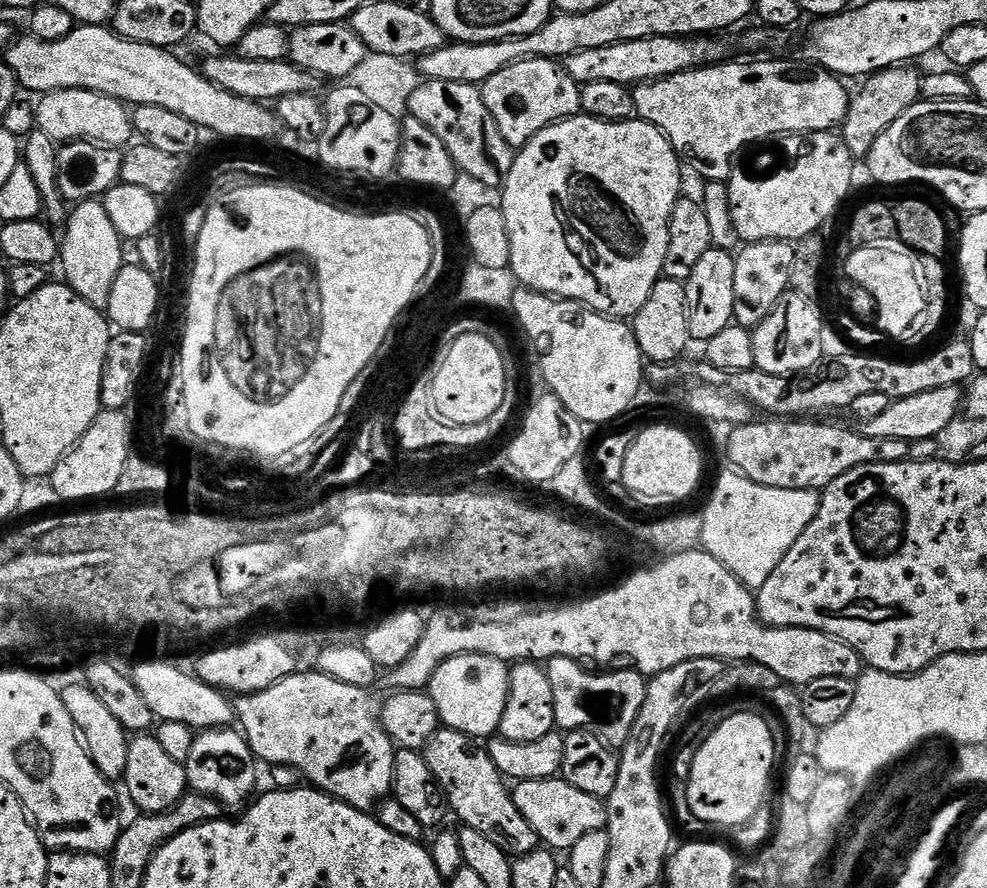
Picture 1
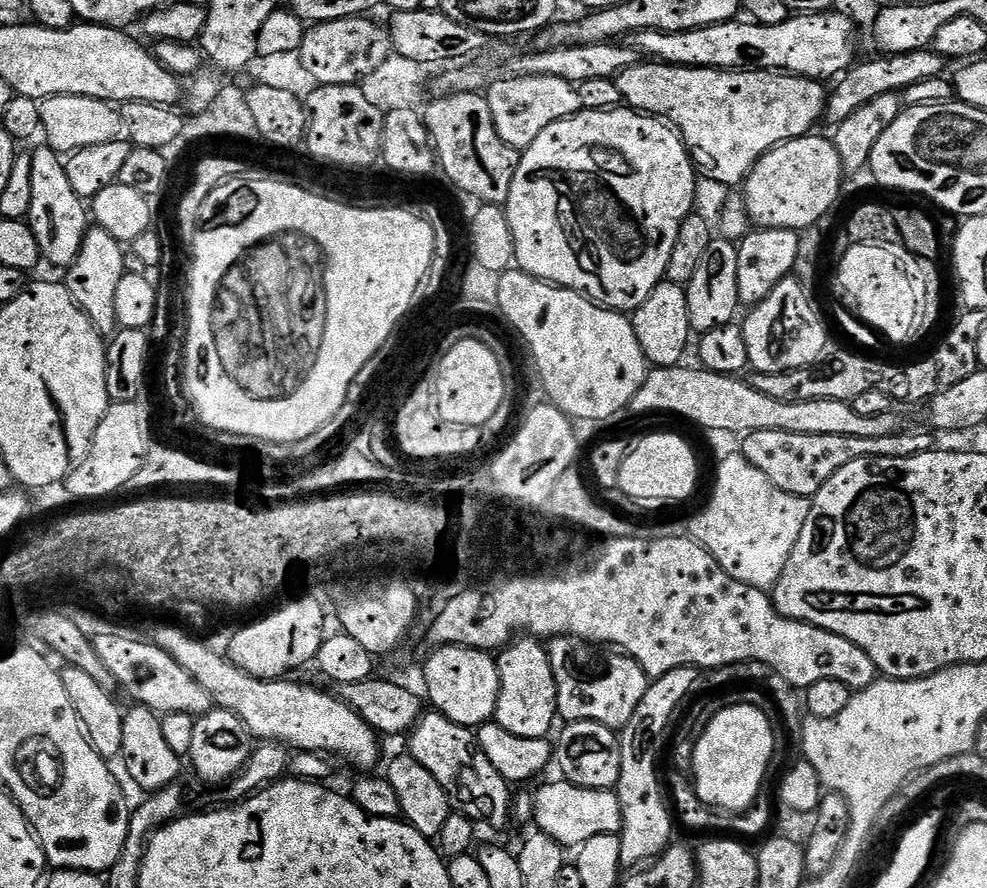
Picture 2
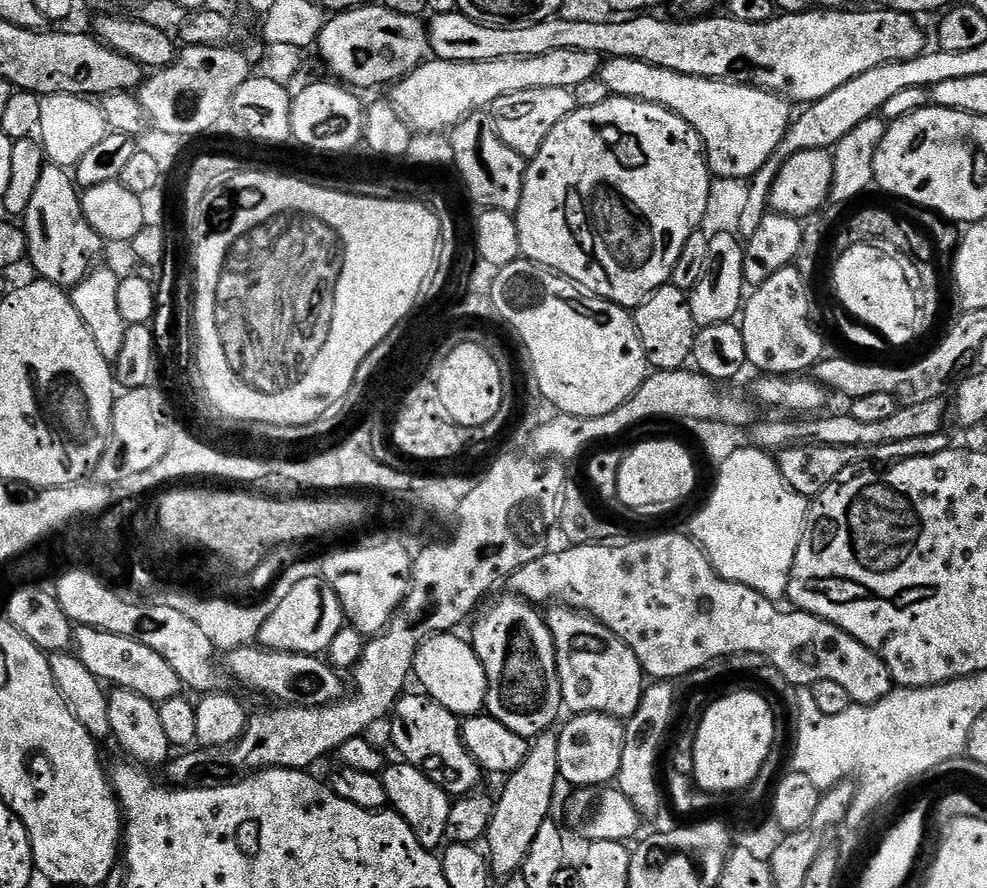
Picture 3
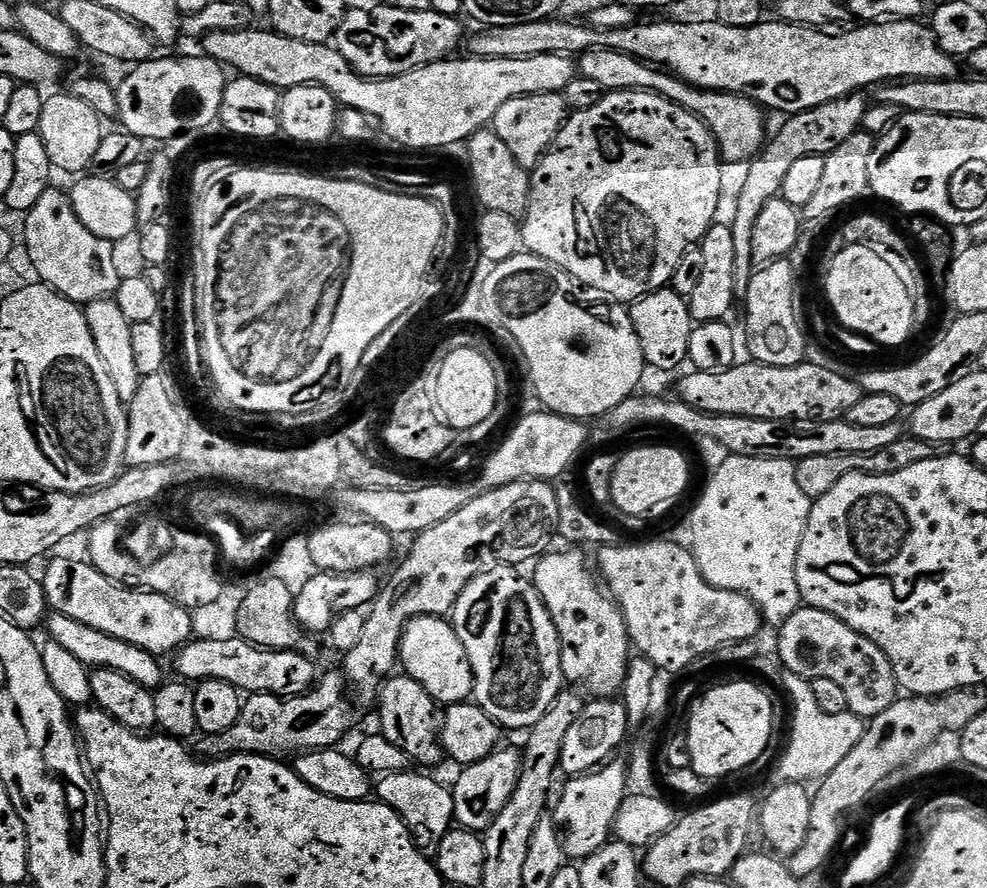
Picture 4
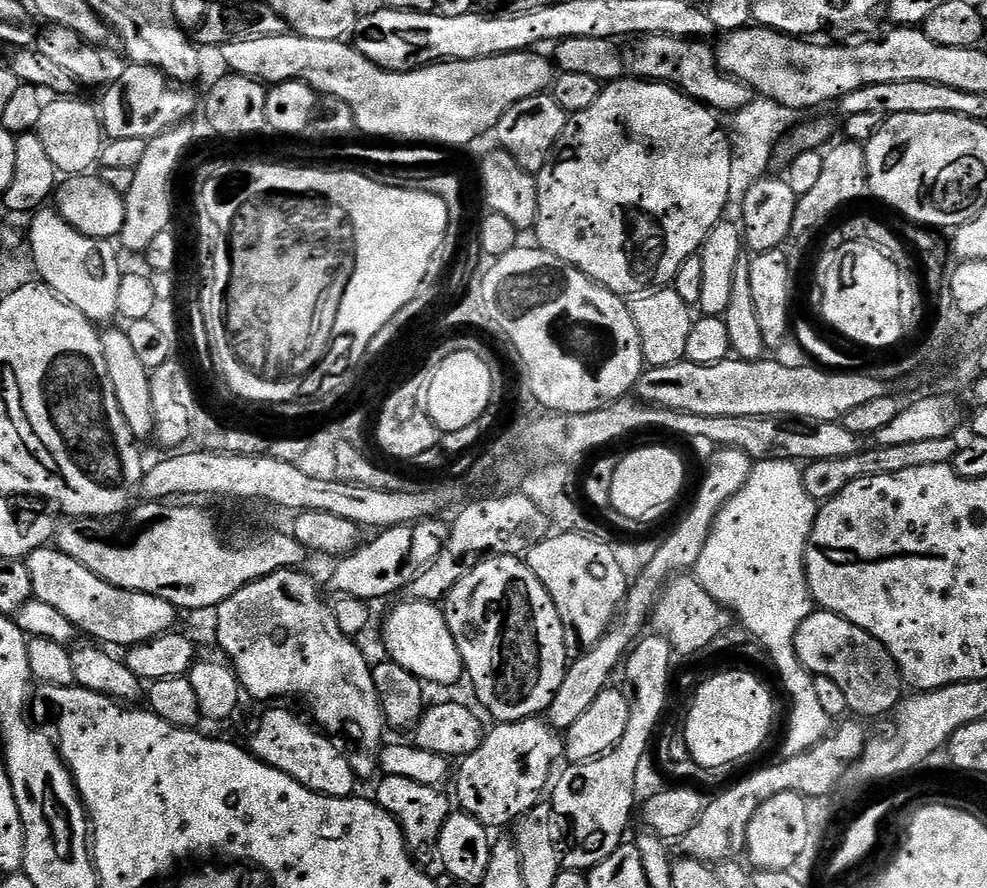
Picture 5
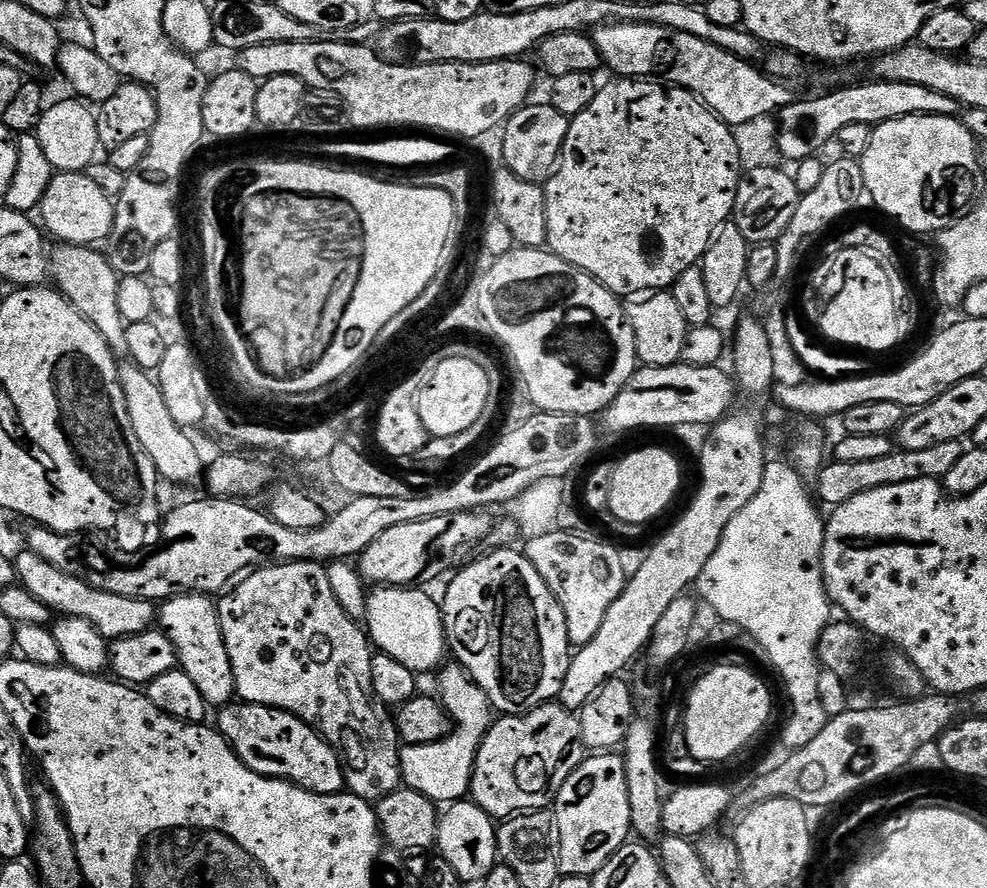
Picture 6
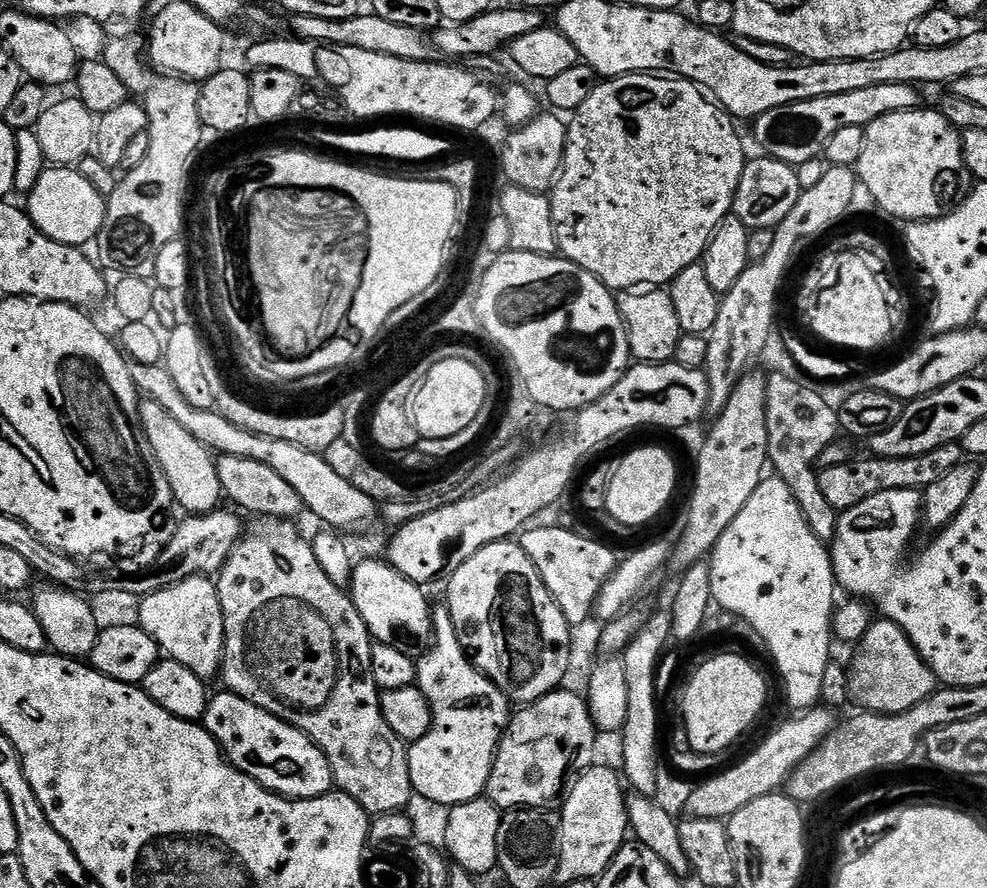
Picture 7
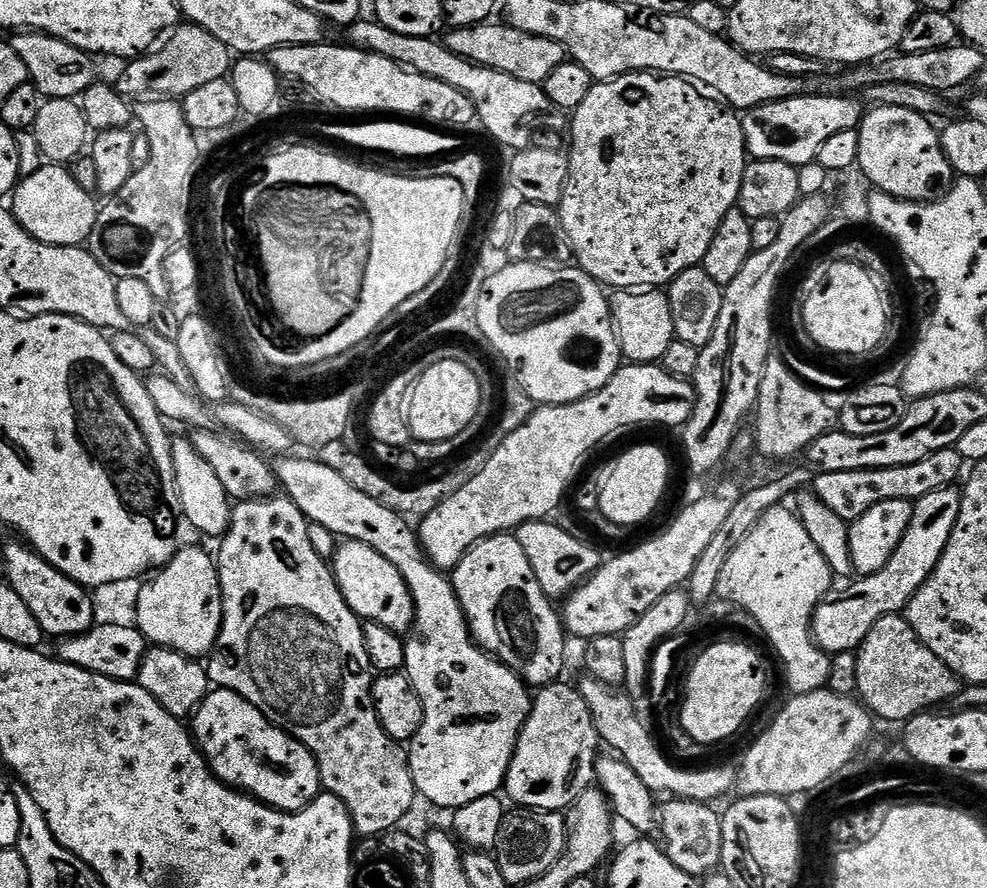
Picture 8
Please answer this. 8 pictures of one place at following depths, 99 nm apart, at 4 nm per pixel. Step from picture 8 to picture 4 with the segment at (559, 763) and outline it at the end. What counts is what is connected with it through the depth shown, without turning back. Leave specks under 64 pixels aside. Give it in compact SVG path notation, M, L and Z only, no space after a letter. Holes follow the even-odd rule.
M501 746L495 752L478 762L467 765L464 772L451 785L454 798L454 820L461 828L470 832L483 834L488 827L502 814L502 810L510 802L514 790L520 781L520 773L524 771L524 758L521 749Z

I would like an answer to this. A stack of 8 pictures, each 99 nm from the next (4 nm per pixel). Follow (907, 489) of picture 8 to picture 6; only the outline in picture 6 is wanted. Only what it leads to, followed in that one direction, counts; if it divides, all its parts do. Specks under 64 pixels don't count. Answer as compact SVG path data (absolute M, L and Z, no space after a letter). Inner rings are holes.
M951 440L938 442L938 446L929 446L926 450L900 448L886 454L886 458L874 458L871 462L838 462L833 459L825 463L816 476L814 496L821 505L835 506L842 502L850 502L854 494L862 494L878 486L890 486L898 482L918 482L918 478L943 481L944 476L950 474L950 469L958 463L958 458L962 458L965 450L965 445L961 441Z

